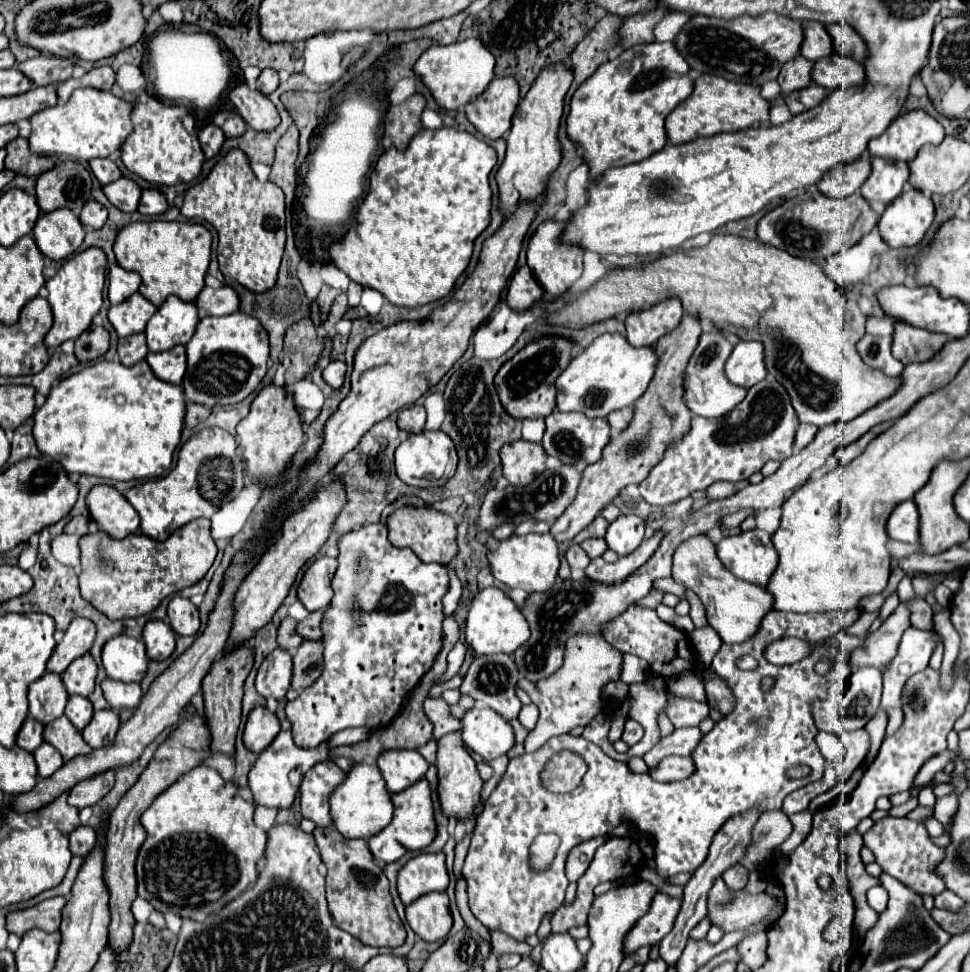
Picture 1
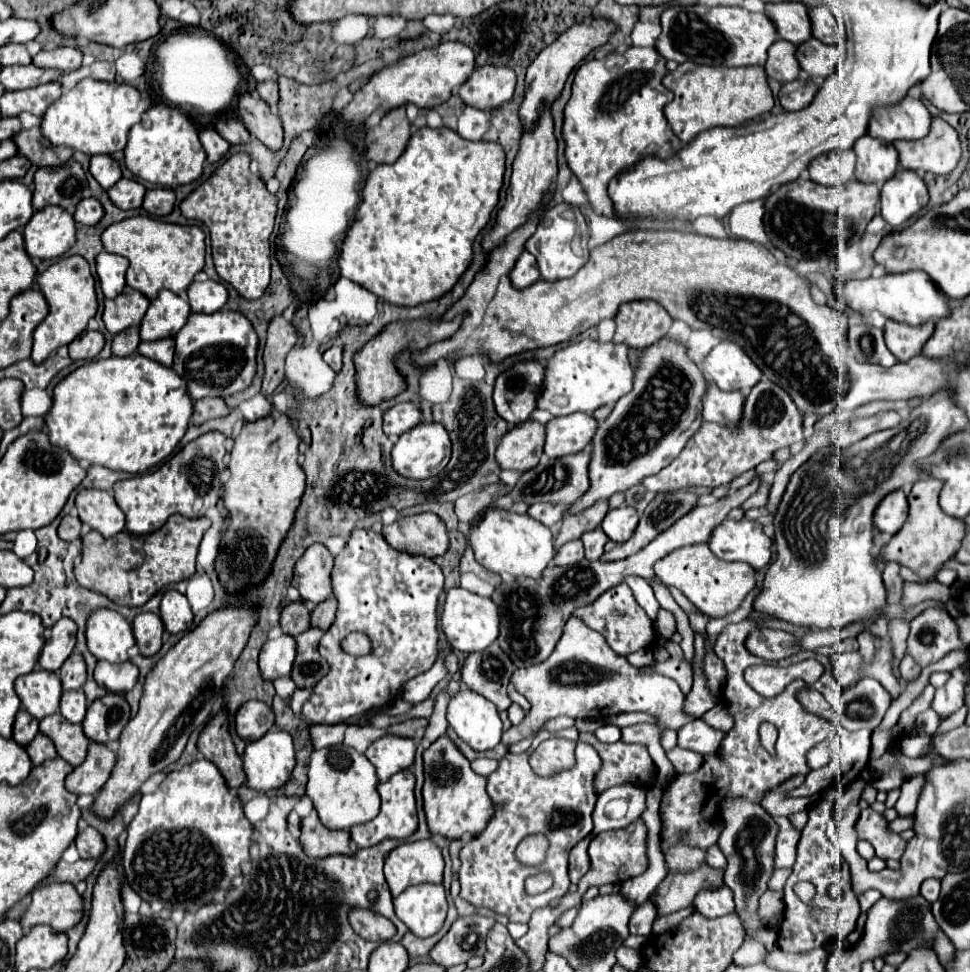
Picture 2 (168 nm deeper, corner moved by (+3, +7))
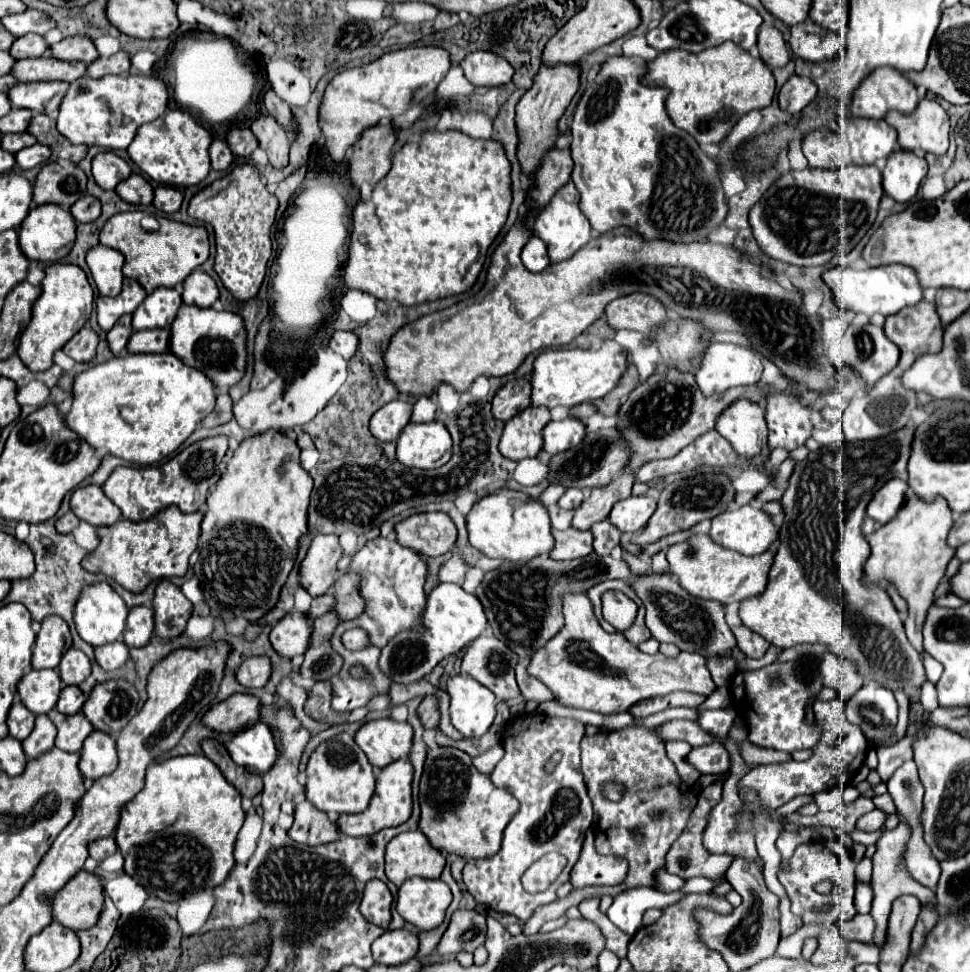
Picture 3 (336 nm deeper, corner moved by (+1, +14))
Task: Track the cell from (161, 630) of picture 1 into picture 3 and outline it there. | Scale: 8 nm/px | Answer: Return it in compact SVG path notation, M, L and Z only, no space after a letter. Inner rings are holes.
M136 606L130 610L124 628L124 642L130 648L140 648L150 642L154 634L154 612L146 606Z

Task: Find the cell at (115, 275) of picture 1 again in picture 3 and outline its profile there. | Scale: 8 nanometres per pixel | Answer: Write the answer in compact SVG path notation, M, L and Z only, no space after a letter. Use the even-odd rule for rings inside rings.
M98 244L86 254L86 264L100 294L116 296L122 290L124 256L120 252Z

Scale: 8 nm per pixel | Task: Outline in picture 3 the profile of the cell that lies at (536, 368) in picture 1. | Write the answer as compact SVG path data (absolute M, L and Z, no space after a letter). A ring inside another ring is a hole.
M524 378L510 380L502 390L496 392L492 400L492 414L496 416L496 420L508 422L512 416L516 416L528 406L530 406L530 384Z

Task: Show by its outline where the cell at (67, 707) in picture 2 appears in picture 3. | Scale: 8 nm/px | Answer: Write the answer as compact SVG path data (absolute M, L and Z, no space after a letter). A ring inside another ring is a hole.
M64 686L60 692L60 700L56 704L56 710L66 716L72 716L82 710L84 702L86 702L86 696L78 686Z

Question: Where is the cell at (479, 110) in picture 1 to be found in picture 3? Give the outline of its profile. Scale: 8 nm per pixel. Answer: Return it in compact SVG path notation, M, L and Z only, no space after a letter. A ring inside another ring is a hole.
M488 50L470 52L460 66L474 86L504 86L514 74L514 68L502 56Z

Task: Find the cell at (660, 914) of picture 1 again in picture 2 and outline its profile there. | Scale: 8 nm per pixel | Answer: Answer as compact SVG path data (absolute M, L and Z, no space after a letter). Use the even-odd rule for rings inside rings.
M706 863L692 873L668 873L666 879L656 887L648 901L656 907L656 917L670 915L674 911L692 905L700 889L714 889L722 883L722 869L712 869Z

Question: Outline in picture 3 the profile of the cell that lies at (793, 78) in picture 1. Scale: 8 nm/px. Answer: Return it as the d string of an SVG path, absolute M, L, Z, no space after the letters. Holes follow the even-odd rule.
M762 26L758 32L758 52L766 66L786 66L790 60L790 46L774 26Z

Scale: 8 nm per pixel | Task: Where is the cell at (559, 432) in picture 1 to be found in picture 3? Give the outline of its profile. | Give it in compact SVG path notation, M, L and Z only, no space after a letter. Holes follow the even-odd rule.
M564 418L560 422L550 422L544 428L544 450L548 454L560 454L574 448L584 438L584 424L576 418Z

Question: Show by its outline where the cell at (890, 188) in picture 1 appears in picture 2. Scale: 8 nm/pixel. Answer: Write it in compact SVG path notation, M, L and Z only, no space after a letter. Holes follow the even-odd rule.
M870 135L860 137L854 143L856 153L856 181L876 183L882 187L888 179L894 177L898 169L898 153L894 145L874 139Z

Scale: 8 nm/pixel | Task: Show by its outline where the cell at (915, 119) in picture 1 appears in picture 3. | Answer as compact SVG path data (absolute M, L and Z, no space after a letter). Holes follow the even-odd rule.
M876 68L876 72L872 72L872 76L852 94L850 112L852 116L880 120L894 108L902 114L910 114L918 102L916 86L912 86L902 72L894 68Z

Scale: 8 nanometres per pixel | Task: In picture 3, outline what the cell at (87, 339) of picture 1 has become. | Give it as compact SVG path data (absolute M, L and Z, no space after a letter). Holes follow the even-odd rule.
M82 328L62 350L76 362L90 362L96 356L98 336L90 328Z

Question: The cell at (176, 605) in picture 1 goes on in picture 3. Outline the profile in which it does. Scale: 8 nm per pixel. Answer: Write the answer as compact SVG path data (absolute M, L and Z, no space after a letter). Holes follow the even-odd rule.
M160 580L154 592L154 636L176 638L184 632L188 618L192 616L192 604L178 586L168 580Z

